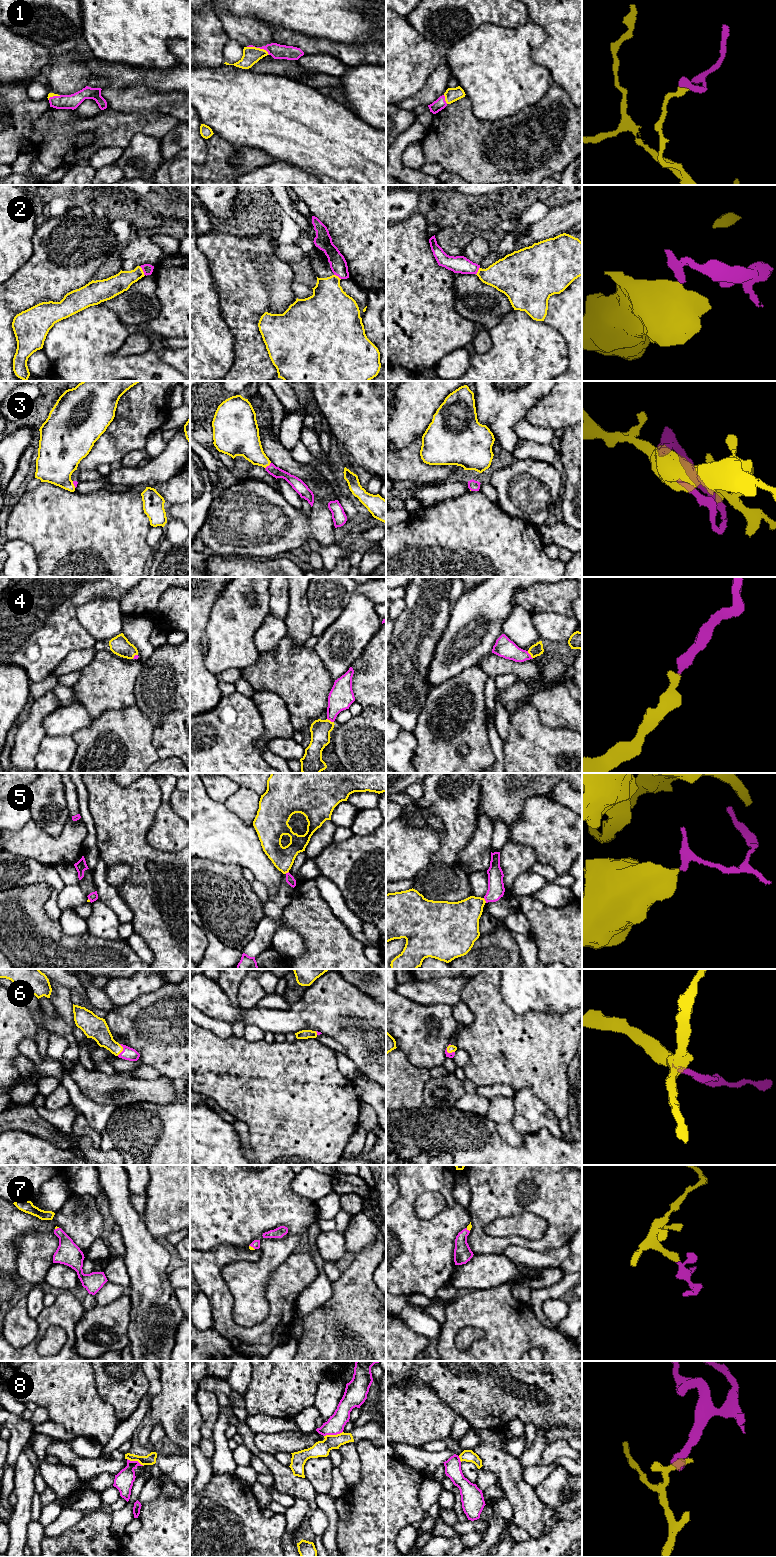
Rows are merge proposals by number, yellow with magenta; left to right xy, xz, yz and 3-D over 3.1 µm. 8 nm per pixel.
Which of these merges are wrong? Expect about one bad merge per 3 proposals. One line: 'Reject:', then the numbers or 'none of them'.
Reject: 2, 5, 8

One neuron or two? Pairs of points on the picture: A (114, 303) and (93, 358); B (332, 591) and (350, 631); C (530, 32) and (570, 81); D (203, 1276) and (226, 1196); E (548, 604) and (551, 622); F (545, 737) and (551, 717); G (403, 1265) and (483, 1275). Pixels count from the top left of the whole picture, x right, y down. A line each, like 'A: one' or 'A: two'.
A: two
B: two
C: two
D: two
E: two
F: two
G: two

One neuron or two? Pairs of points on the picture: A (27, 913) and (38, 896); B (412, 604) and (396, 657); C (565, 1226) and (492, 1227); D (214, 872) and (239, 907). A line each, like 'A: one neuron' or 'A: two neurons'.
A: one neuron
B: one neuron
C: two neurons
D: one neuron

